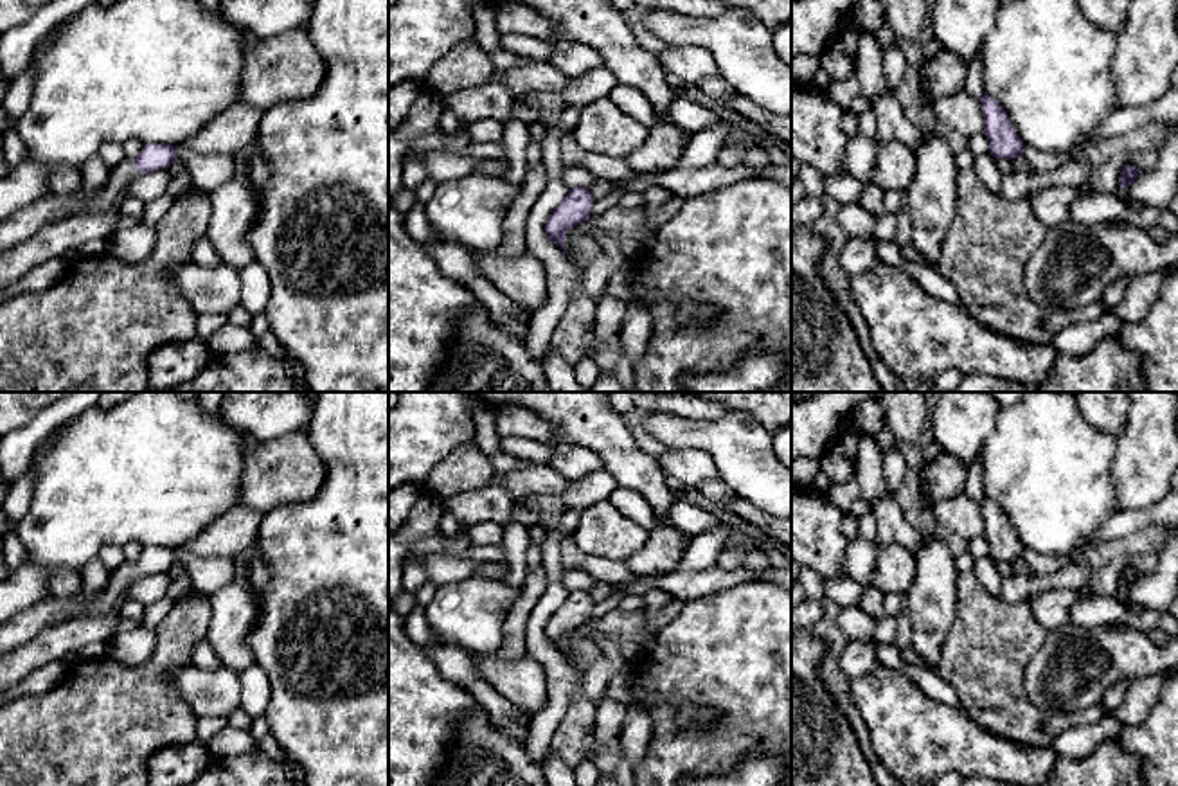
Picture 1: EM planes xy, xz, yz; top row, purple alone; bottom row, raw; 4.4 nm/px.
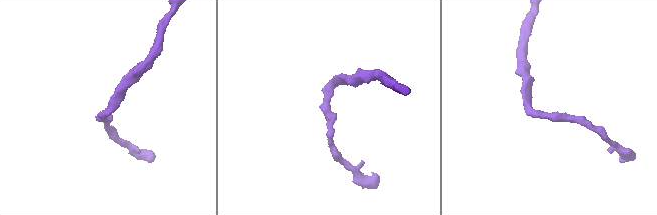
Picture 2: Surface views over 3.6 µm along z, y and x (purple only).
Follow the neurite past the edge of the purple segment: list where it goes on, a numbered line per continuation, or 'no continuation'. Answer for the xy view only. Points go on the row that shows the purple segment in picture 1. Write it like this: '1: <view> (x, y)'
1: xy (123, 175)

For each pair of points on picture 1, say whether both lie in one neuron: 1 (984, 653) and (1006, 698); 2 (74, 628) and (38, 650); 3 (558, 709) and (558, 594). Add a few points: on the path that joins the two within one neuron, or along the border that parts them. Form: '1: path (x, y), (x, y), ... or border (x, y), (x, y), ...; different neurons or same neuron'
1: path (984, 664), (988, 678), (995, 687); same neuron
2: path (65, 637), (47, 646); same neuron
3: path (558, 680), (556, 664), (538, 646), (538, 623); same neuron

